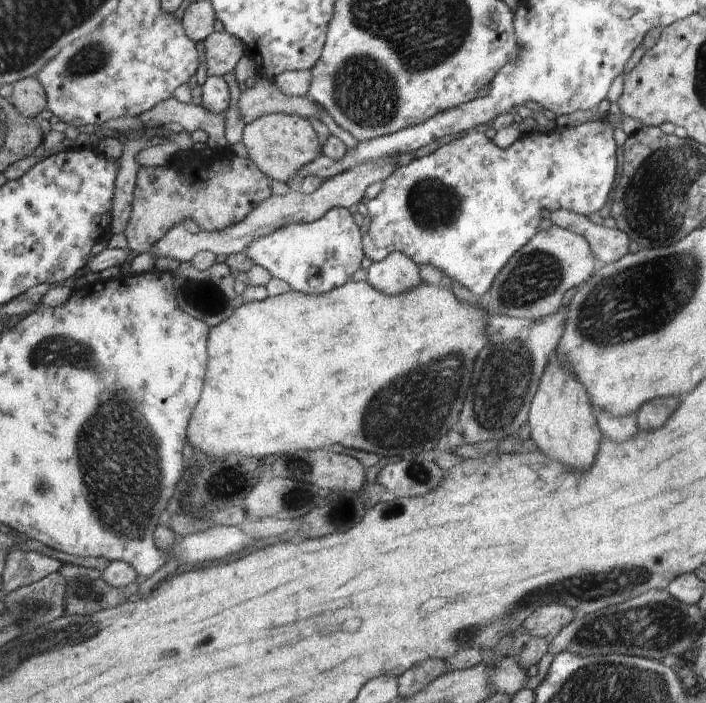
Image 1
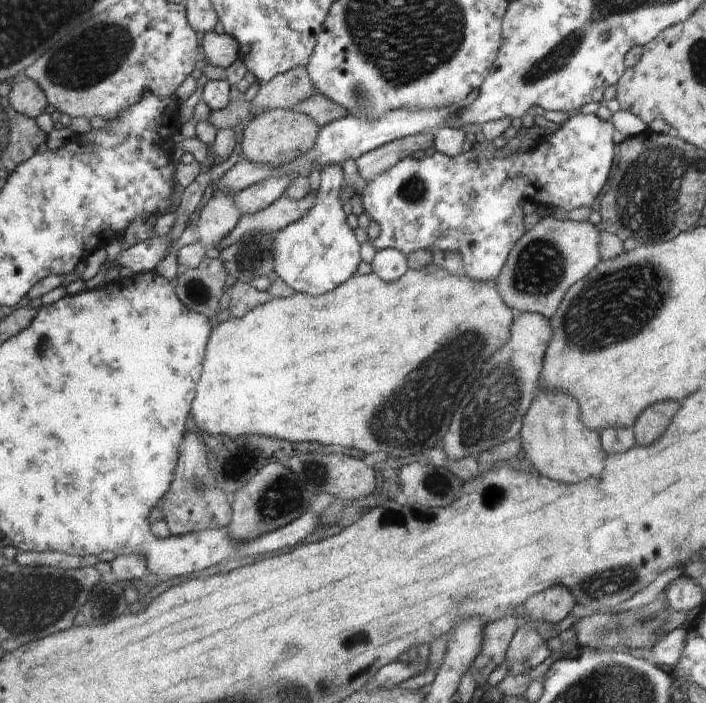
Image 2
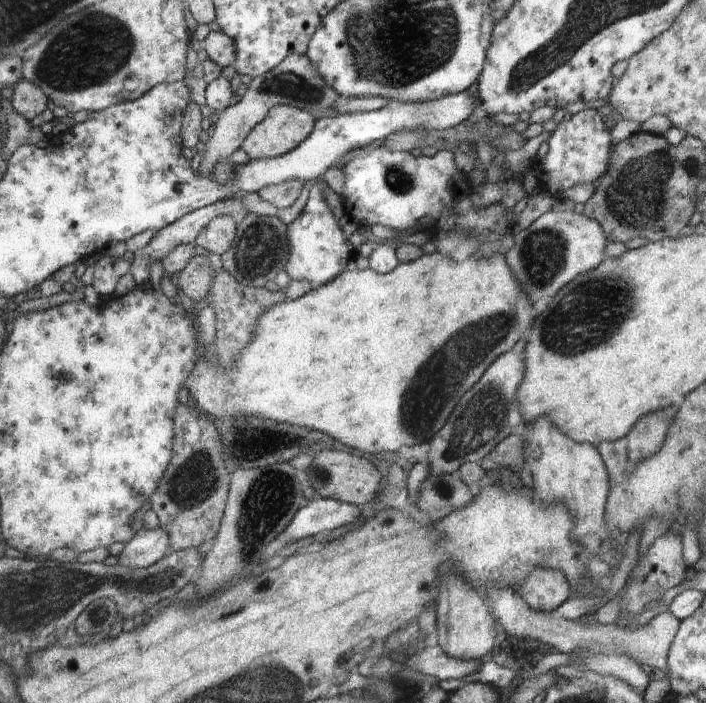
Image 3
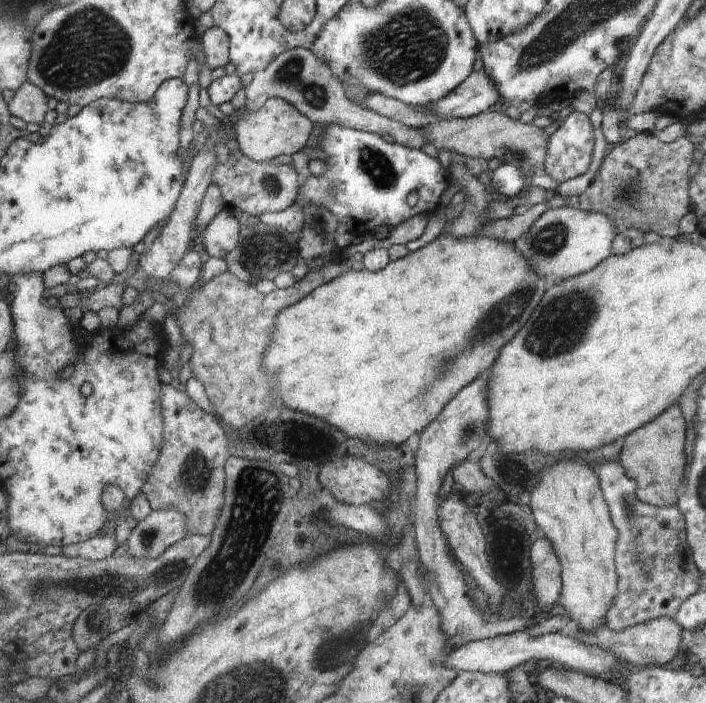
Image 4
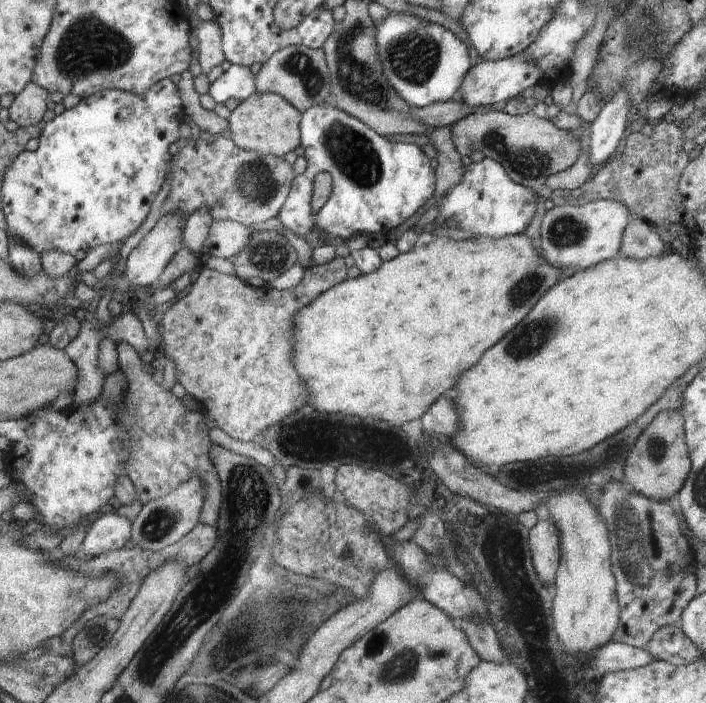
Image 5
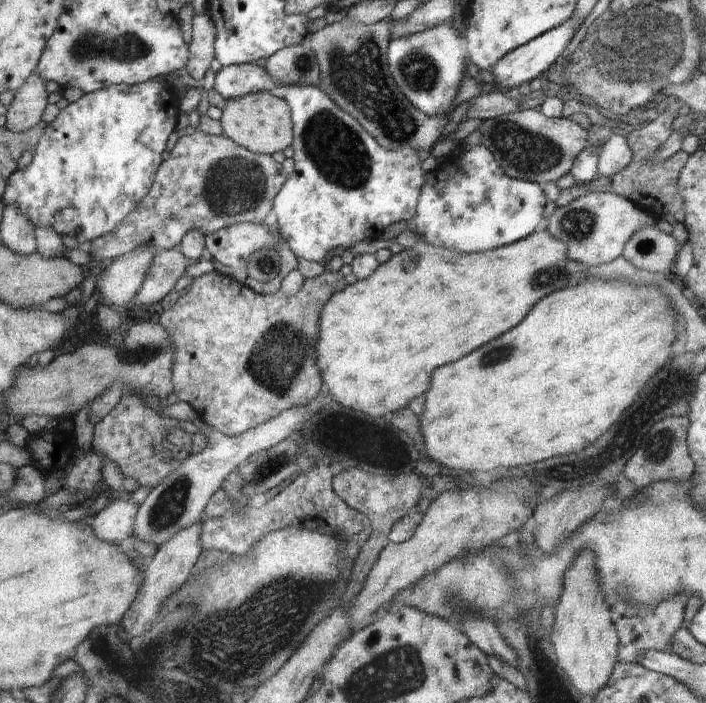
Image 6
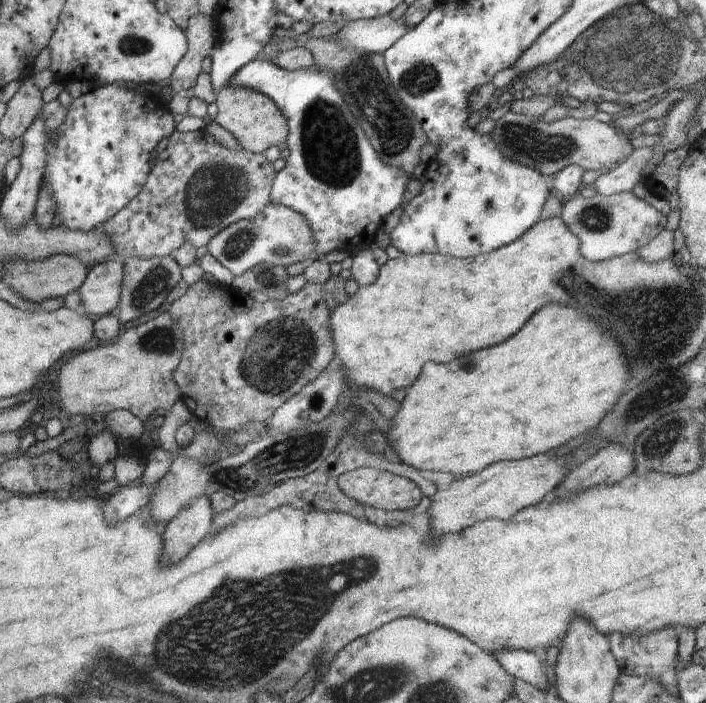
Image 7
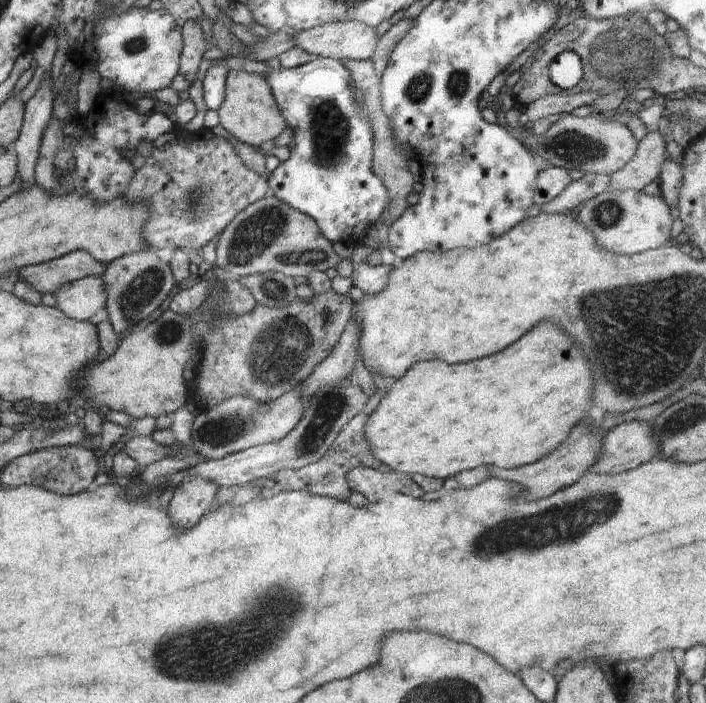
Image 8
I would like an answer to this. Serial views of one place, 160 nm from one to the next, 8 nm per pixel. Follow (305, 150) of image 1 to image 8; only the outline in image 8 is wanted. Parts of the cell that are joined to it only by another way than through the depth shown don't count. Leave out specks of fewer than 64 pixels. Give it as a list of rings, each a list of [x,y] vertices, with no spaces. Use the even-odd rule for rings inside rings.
[[[230,69],[225,82],[225,100],[218,108],[219,124],[222,128],[227,129],[236,140],[255,148],[268,140],[274,140],[284,130],[286,122],[270,87],[262,74]]]

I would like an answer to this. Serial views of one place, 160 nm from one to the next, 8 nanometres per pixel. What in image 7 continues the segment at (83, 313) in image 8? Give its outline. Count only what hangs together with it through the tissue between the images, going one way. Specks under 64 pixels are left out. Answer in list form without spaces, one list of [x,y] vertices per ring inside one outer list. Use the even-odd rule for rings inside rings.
[[[115,258],[89,268],[88,278],[79,288],[86,314],[94,316],[115,313],[121,297],[124,260]]]

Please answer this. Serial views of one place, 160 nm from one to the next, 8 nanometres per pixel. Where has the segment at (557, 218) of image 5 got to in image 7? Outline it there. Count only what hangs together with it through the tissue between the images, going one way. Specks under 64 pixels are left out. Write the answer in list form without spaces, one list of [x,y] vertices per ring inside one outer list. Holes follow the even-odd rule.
[[[633,192],[615,195],[578,193],[563,201],[561,219],[580,240],[582,256],[596,262],[633,253],[647,245],[666,226],[666,216]]]

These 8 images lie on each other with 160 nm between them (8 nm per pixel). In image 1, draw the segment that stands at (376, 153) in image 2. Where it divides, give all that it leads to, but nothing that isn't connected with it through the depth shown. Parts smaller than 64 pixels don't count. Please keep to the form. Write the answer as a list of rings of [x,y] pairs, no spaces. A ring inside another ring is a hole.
[[[388,156],[376,162],[362,162],[352,166],[350,170],[344,170],[336,176],[324,179],[321,187],[312,193],[301,193],[293,189],[290,192],[282,195],[271,195],[269,199],[264,200],[257,208],[242,220],[241,223],[236,223],[222,231],[204,231],[194,232],[193,230],[186,229],[184,224],[178,224],[166,236],[162,236],[162,240],[153,248],[152,254],[154,258],[176,258],[180,263],[187,265],[198,252],[208,251],[212,252],[215,256],[231,256],[234,254],[242,253],[248,248],[248,244],[254,238],[266,236],[270,232],[274,232],[276,228],[282,228],[286,224],[294,223],[310,223],[319,220],[332,208],[350,208],[353,204],[359,204],[362,198],[365,197],[365,190],[370,185],[384,181],[388,176],[391,176],[398,166],[398,156]]]

